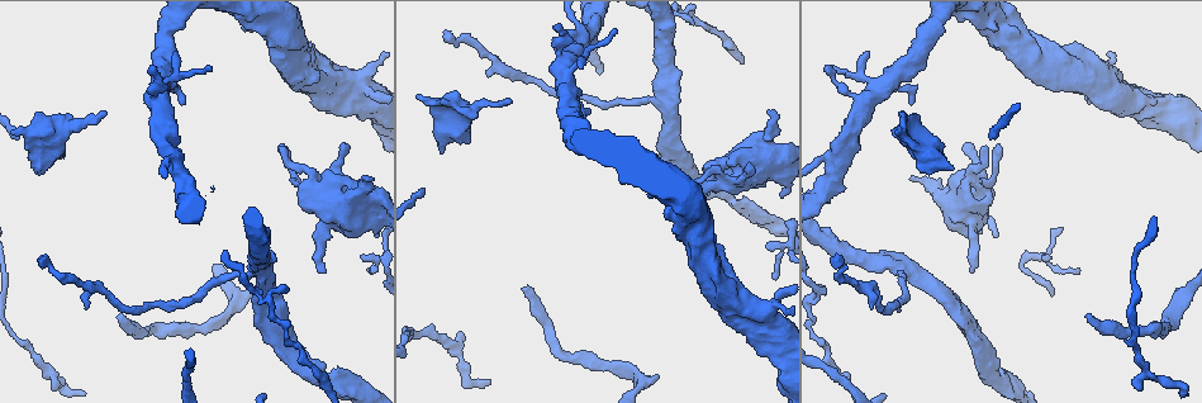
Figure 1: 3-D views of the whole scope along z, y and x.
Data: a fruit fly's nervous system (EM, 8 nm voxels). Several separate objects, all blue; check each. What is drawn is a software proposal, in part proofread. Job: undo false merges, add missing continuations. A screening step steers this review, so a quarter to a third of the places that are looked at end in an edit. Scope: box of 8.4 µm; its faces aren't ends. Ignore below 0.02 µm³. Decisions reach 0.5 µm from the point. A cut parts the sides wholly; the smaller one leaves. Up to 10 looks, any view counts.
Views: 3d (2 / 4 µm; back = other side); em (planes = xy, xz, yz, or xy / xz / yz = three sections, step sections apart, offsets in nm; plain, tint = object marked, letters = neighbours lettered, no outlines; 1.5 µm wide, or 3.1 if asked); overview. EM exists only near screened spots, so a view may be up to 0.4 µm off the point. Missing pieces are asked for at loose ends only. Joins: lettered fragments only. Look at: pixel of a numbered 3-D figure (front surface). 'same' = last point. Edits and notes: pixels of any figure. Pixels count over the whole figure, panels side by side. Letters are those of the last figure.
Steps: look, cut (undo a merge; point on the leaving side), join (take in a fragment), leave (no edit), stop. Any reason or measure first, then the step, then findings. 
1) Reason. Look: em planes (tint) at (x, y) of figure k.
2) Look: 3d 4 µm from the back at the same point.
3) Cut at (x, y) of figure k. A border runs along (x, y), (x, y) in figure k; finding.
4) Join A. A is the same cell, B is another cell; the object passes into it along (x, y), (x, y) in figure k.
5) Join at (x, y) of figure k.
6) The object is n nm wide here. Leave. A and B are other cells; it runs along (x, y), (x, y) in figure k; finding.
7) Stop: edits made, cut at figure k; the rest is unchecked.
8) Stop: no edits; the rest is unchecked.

Free end. Look: em yz step 8 (letters) at (970, 272) of figure 1.

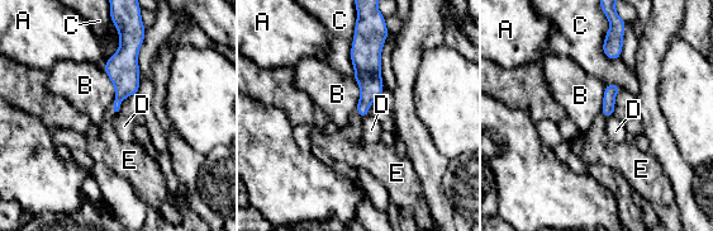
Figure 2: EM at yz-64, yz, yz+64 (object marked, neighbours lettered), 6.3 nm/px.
Look: em xy step 8 (letters) at the same point.

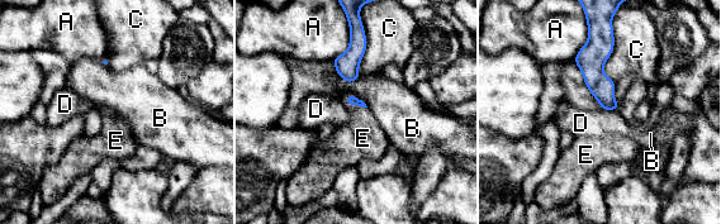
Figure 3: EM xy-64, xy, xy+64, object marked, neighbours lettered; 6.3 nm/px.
Join E. E is the same cell, A, B, C and D are other cells; the neuron continues.

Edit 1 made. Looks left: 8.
See it whole again. Look: overview.

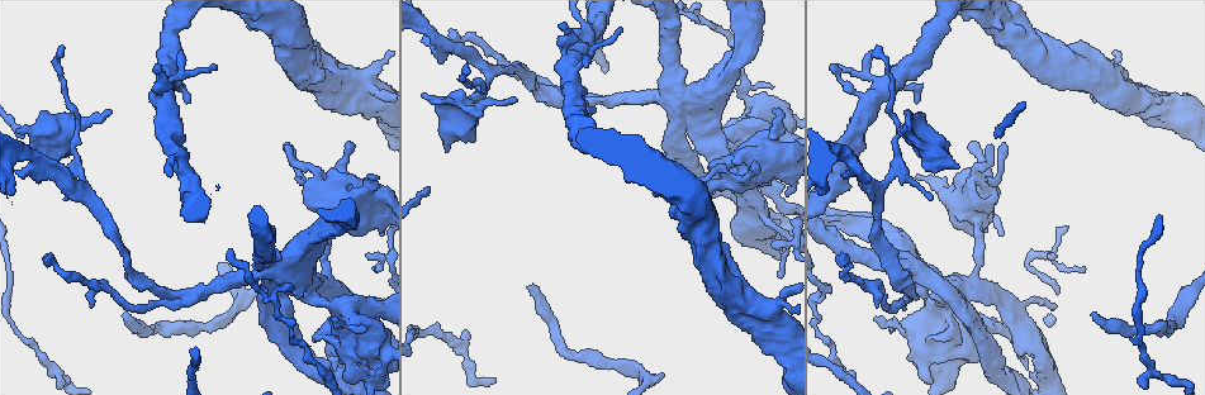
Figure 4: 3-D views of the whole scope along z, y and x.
An open end. Look: 3d 4 µm at (368, 177) of figure 4.

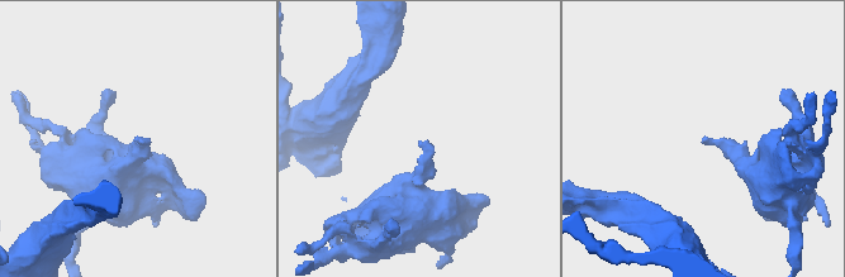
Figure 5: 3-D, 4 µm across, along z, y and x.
Look: em planes (letters) at (135, 140) of figure 5.

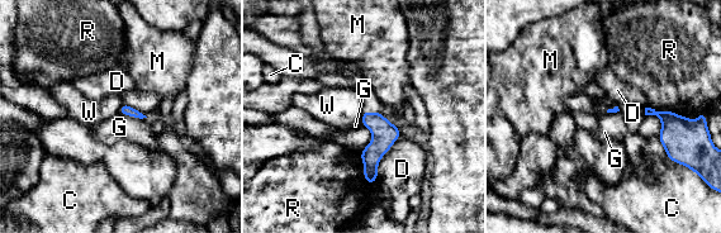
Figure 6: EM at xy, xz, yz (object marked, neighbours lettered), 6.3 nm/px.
Leave. C, D, G, M, R and W are other cells; no lettered fragment goes on from it.

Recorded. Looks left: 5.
Stop: edits made, join at figure 3; the rest is unchecked.

